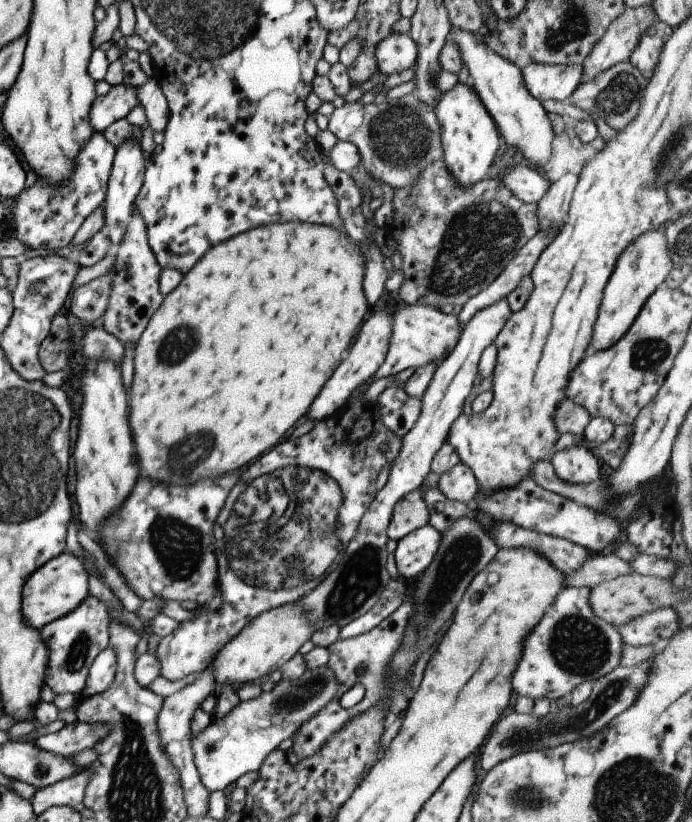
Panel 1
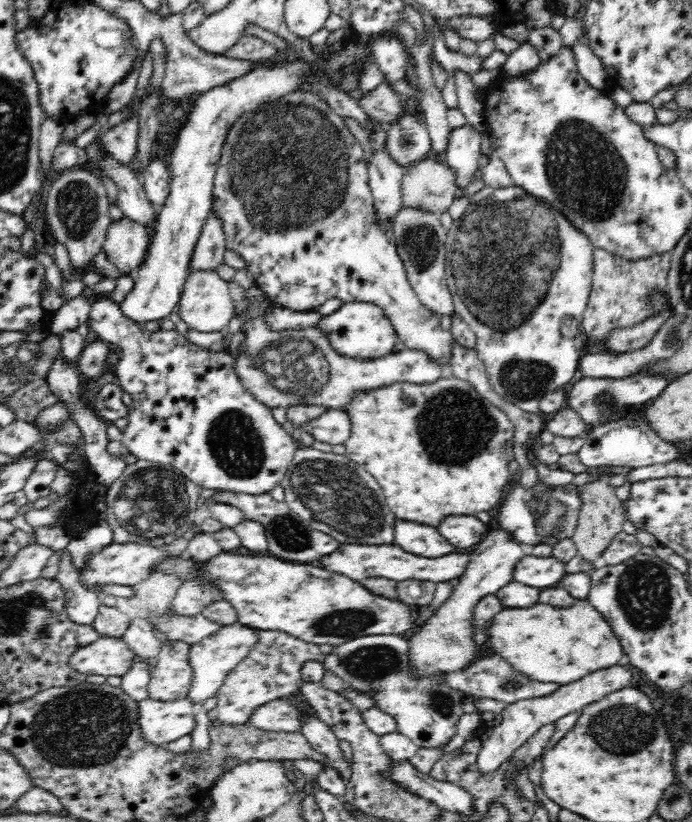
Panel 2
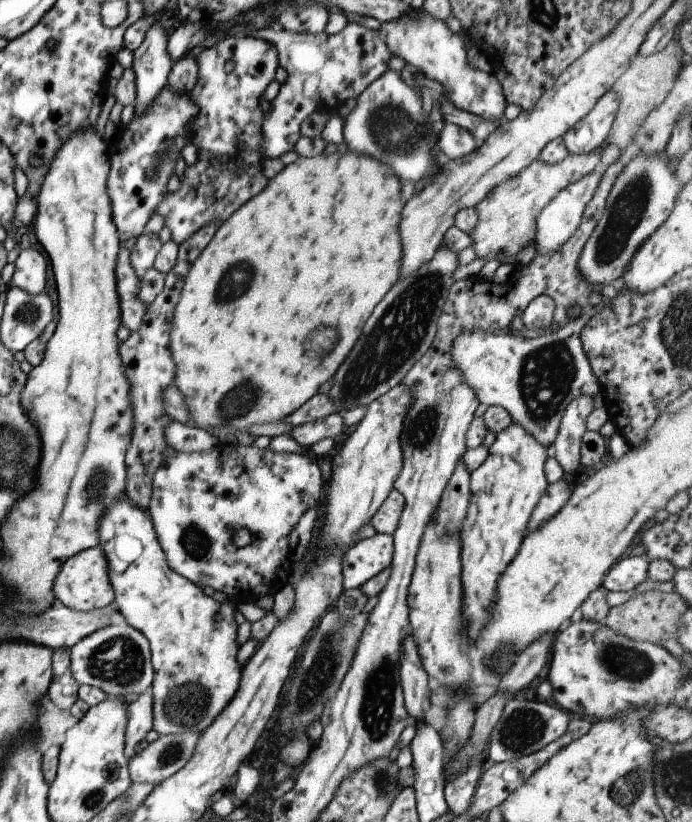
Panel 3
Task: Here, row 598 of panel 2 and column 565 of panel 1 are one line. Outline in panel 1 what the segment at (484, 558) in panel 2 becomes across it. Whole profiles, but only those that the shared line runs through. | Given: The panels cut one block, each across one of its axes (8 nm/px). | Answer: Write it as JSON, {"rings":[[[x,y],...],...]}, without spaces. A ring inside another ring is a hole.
{"rings":[[[571,446],[559,450],[549,457],[548,462],[555,470],[555,476],[561,476],[561,480],[565,480],[565,482],[587,482],[589,484],[589,482],[593,482],[593,478],[600,478],[600,463],[589,448],[583,448],[583,446]]]}

